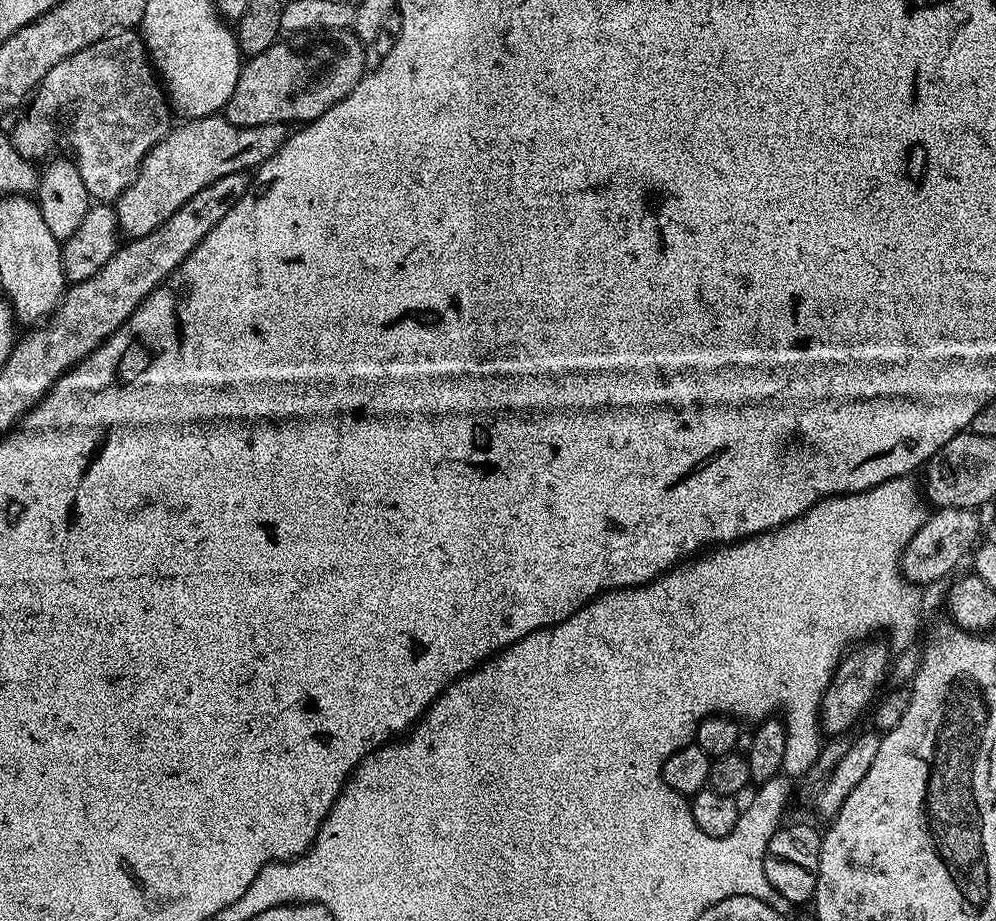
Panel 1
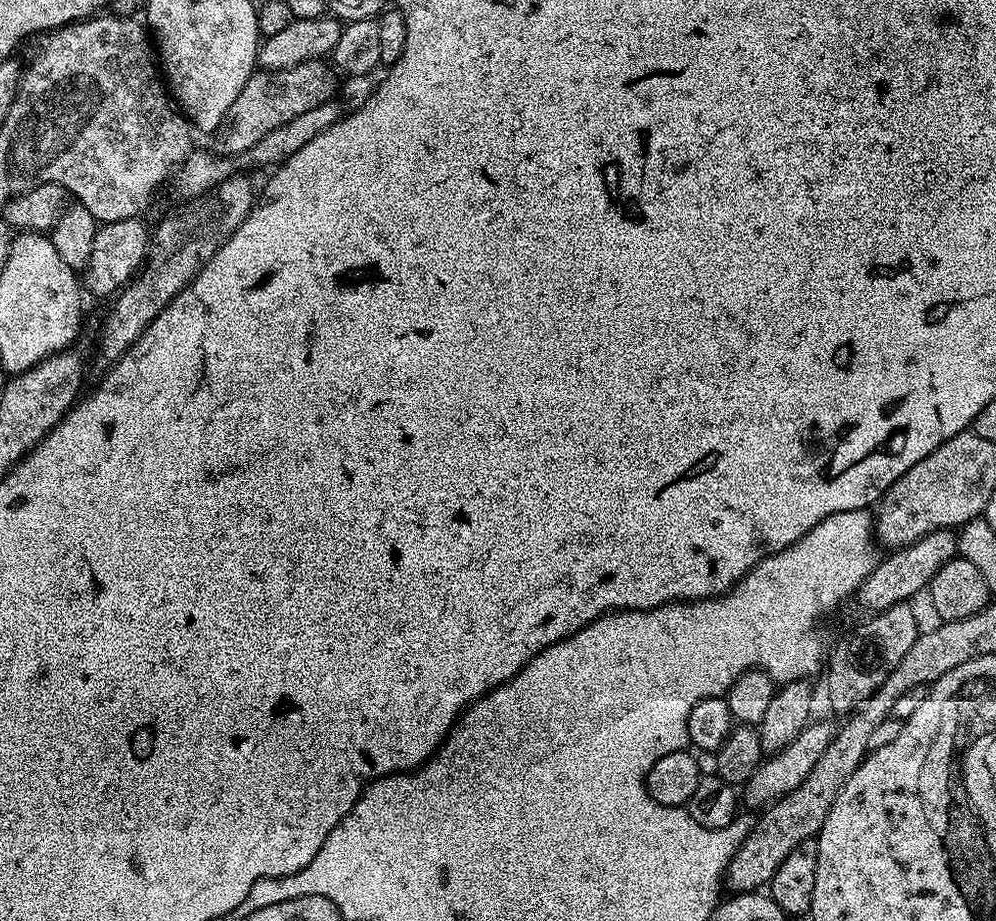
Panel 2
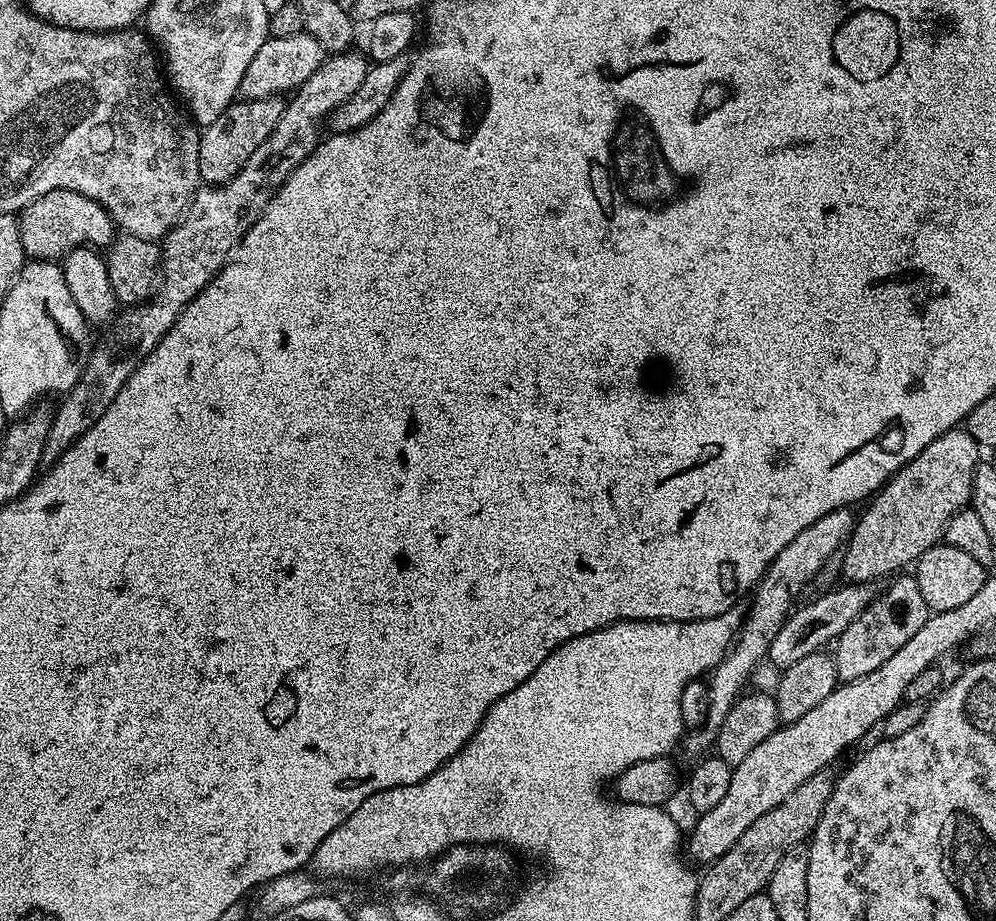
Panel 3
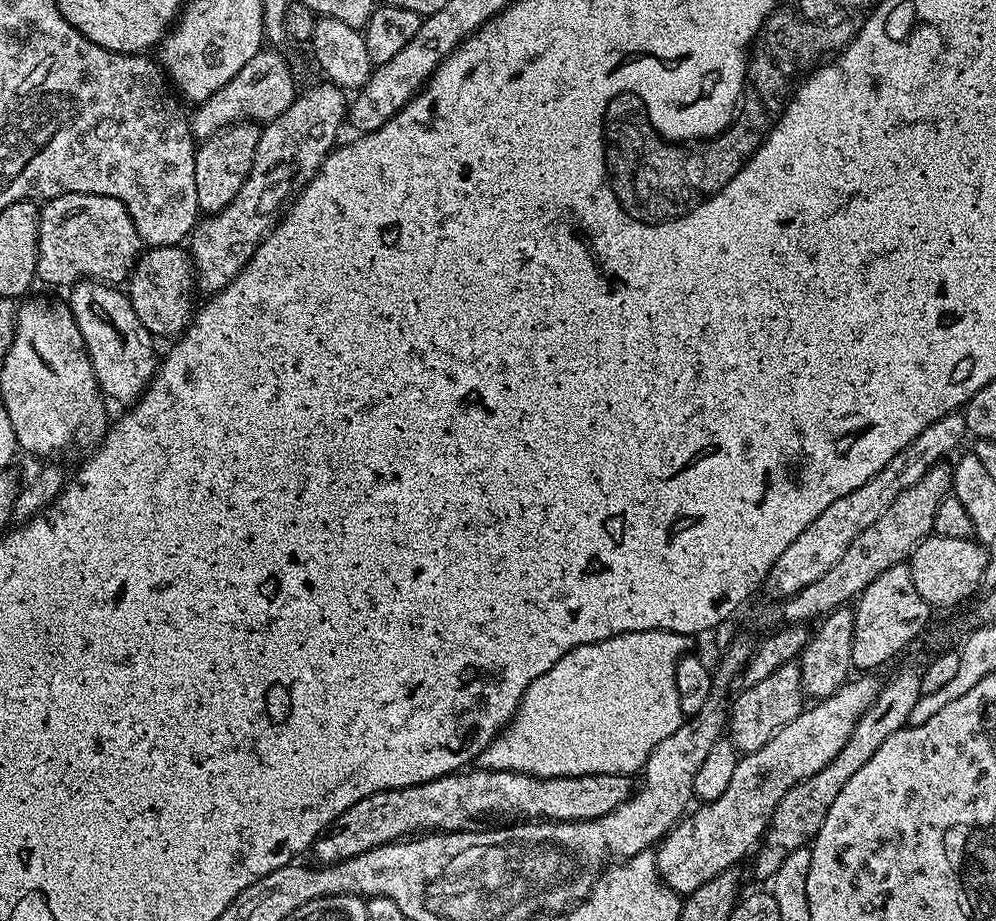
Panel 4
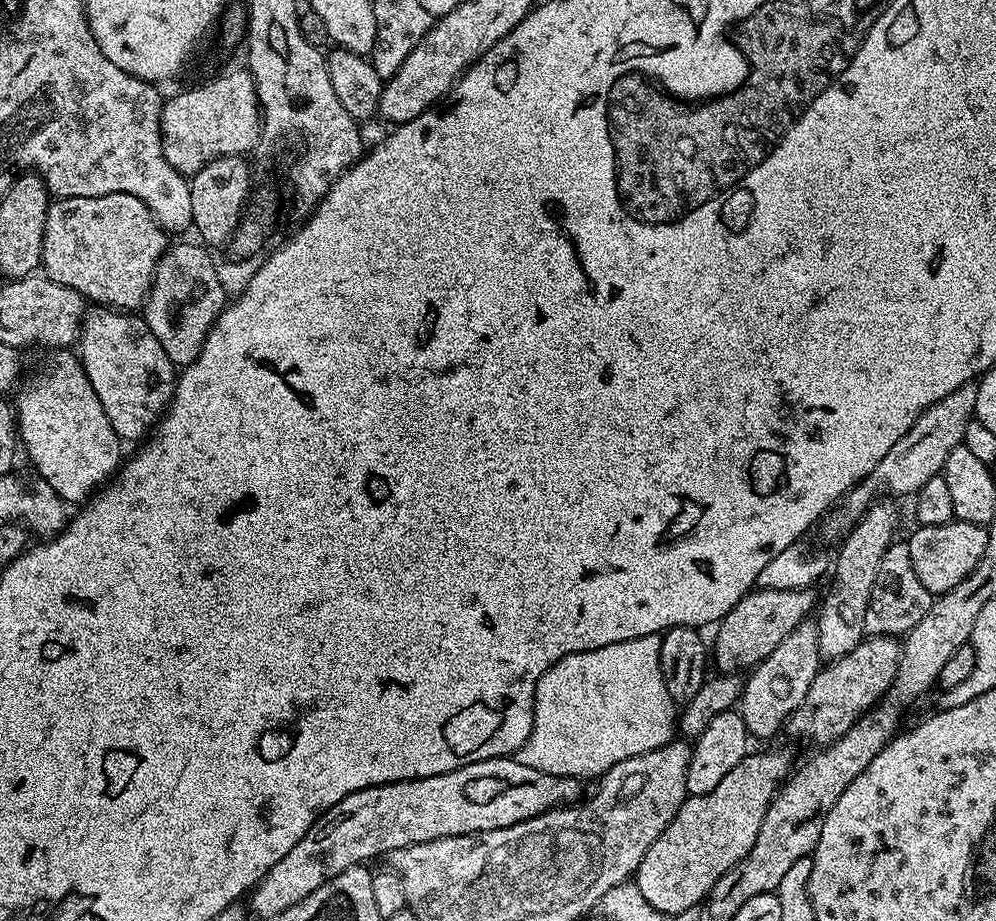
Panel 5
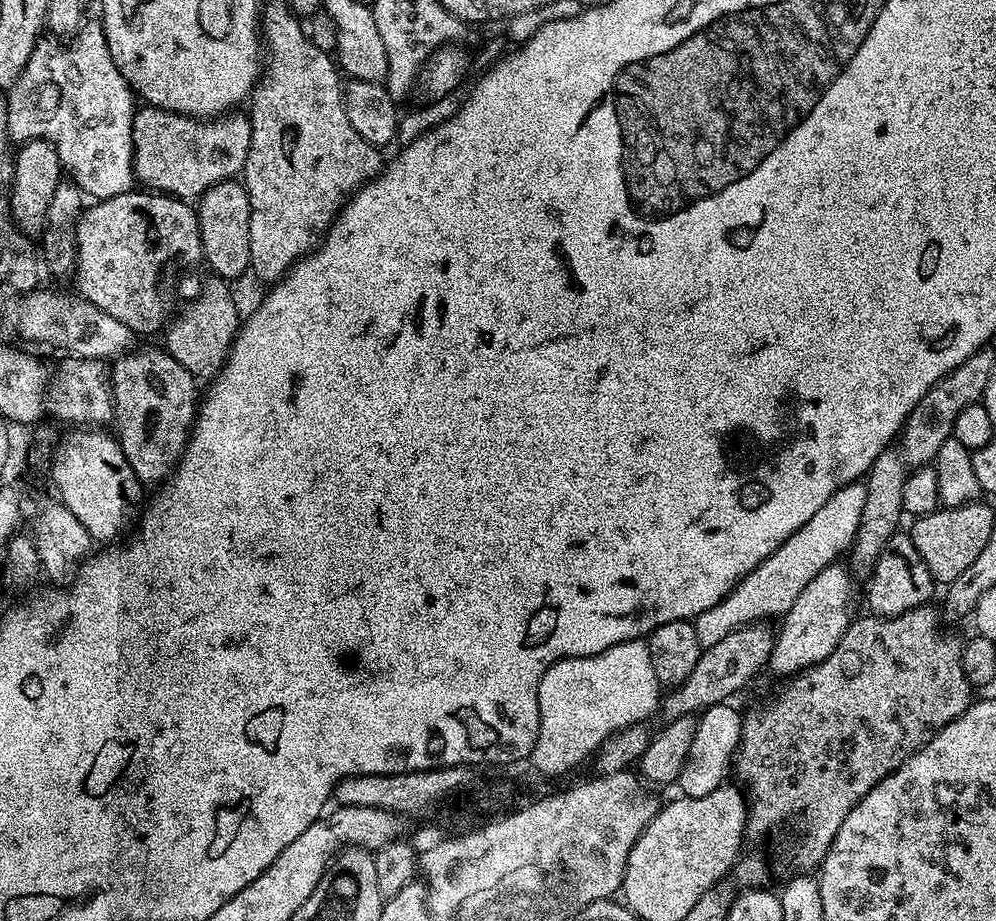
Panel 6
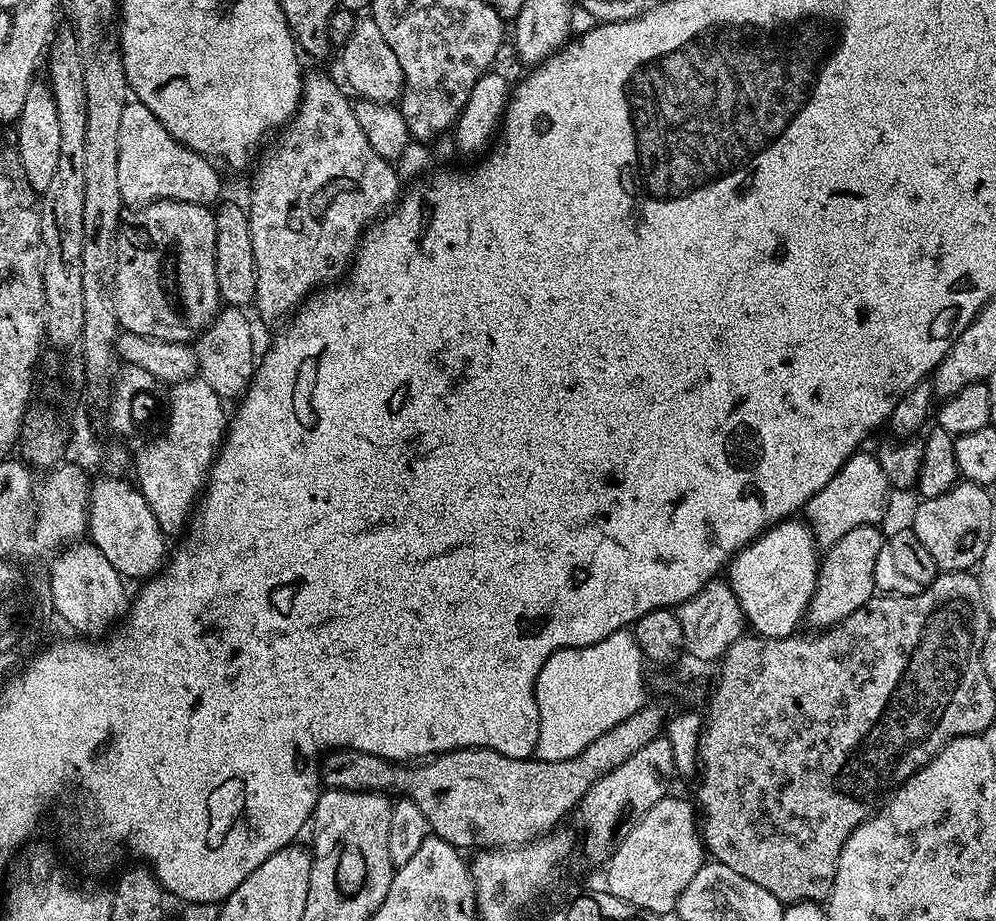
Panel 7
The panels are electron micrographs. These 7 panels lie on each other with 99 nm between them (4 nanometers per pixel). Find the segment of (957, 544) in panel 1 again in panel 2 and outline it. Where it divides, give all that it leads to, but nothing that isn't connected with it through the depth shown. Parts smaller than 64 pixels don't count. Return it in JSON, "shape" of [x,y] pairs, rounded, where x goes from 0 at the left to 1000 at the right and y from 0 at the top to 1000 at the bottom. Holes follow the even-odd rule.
{"shape":[[[947,573],[922,584],[922,588],[914,593],[893,598],[889,603],[892,604],[889,608],[888,605],[881,607],[874,623],[865,631],[857,644],[860,658],[868,660],[868,666],[879,667],[899,656],[915,653],[917,650],[915,647],[920,647],[923,643],[925,646],[935,634],[938,623],[950,610],[961,607],[960,583],[959,577]]]}

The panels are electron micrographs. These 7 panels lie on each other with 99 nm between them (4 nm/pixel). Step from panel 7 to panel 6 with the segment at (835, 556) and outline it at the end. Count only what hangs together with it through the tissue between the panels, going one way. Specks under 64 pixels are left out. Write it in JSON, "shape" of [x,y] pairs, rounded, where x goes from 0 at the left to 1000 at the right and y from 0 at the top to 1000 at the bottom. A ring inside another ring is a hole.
{"shape":[[[833,612],[814,628],[805,645],[798,650],[797,658],[785,669],[787,679],[784,680],[783,687],[778,687],[771,725],[787,734],[786,736],[794,736],[833,714],[833,710],[837,710],[837,701],[841,701],[845,688],[851,683],[853,670],[856,668],[856,622],[850,616],[847,618],[844,612]]]}

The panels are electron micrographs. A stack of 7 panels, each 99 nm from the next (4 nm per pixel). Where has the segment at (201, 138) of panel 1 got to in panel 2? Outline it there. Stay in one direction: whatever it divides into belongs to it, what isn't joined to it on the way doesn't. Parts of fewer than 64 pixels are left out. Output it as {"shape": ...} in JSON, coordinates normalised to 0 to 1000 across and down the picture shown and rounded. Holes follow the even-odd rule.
{"shape":[[[337,106],[328,109],[319,115],[315,115],[312,119],[307,119],[307,124],[299,124],[299,128],[291,128],[291,132],[271,141],[267,145],[267,150],[263,150],[254,161],[241,166],[236,173],[232,169],[220,168],[216,164],[213,164],[213,166],[195,163],[179,183],[182,211],[185,213],[201,213],[208,204],[209,207],[216,206],[225,195],[230,195],[232,191],[238,190],[239,183],[249,182],[252,178],[284,179],[294,173],[298,165],[304,165],[307,154],[311,154],[311,150],[319,150],[323,145],[323,141],[329,141],[331,137],[335,137],[335,132],[339,132],[347,125],[347,117],[344,117],[339,109]]]}

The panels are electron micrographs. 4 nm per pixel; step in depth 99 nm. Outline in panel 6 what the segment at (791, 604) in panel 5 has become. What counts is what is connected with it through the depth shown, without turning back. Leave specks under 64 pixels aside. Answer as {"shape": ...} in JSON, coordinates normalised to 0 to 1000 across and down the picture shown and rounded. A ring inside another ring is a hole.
{"shape":[[[763,675],[753,676],[737,683],[729,693],[704,707],[700,723],[694,729],[687,743],[676,746],[666,757],[665,777],[668,783],[702,775],[708,769],[734,761],[738,751],[743,751],[763,729],[771,725],[771,716],[777,698],[776,687],[767,683]]]}

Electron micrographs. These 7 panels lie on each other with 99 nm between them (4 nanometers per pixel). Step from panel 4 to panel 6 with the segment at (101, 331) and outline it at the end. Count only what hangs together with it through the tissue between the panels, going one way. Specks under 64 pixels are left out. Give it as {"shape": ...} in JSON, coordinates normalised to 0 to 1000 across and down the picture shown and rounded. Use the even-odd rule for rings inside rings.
{"shape":[[[141,376],[115,388],[110,395],[110,412],[114,465],[122,493],[127,493],[127,502],[131,502],[142,527],[160,527],[172,518],[193,472],[199,446],[199,413],[161,376]]]}

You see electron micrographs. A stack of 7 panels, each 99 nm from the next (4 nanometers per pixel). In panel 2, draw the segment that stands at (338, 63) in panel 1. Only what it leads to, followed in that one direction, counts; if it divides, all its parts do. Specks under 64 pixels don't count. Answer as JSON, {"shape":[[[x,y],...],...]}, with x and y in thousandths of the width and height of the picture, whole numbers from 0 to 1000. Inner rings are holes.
{"shape":[[[324,64],[308,65],[282,78],[254,78],[247,93],[243,93],[243,102],[235,106],[231,119],[227,119],[223,132],[216,141],[215,151],[221,155],[220,168],[236,172],[254,161],[263,150],[267,150],[271,141],[291,132],[291,128],[299,128],[299,124],[307,124],[307,119],[312,119],[323,111],[334,107],[336,100],[333,99],[337,96],[338,84],[334,75],[325,68]]]}

